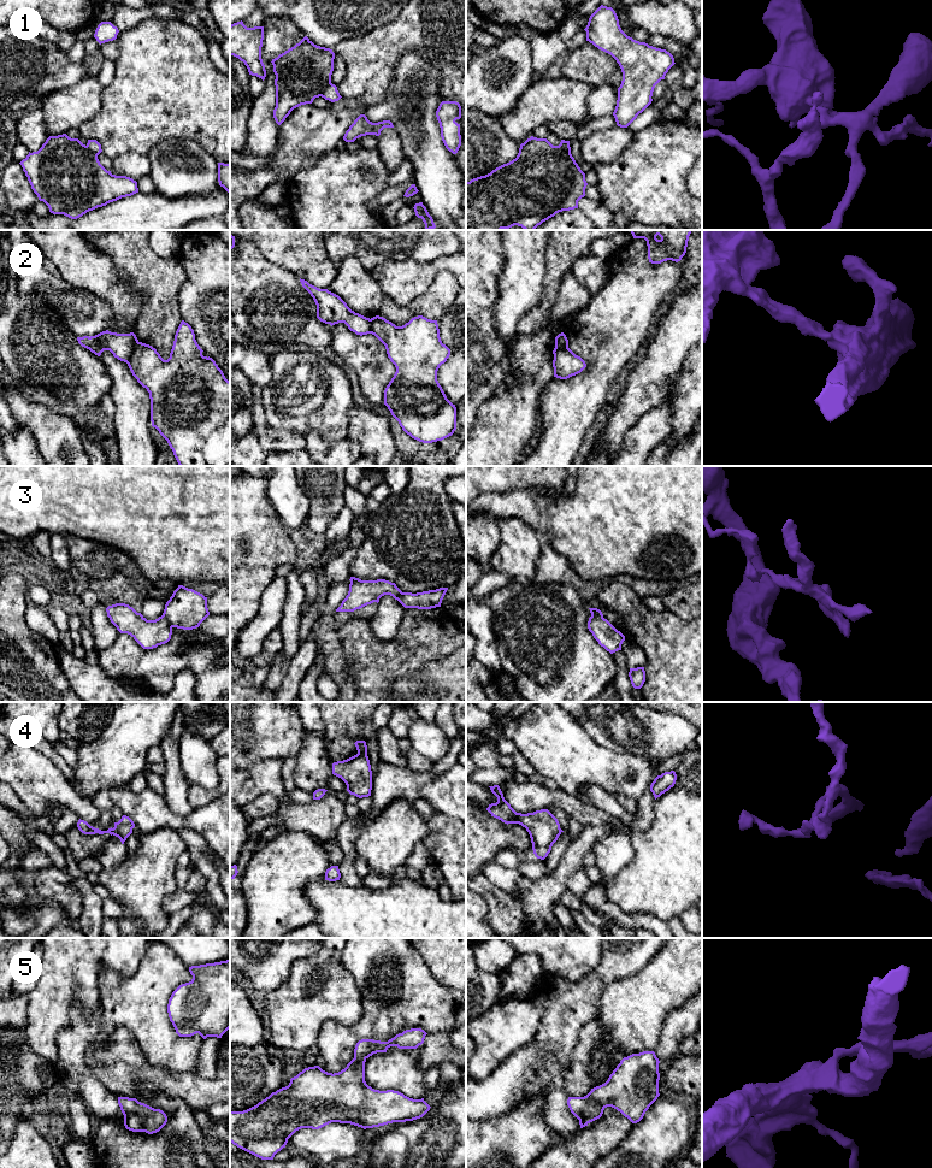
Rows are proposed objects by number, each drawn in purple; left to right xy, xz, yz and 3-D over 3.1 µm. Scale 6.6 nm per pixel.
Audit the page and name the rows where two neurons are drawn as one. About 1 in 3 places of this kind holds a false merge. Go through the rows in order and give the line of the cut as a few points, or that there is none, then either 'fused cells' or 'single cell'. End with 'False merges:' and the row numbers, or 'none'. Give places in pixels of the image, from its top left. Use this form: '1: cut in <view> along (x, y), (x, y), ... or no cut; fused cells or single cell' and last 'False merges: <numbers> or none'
1: cut in xz along (330, 82), (320, 95); fused cells
2: cut in xy along (139, 342), (127, 363); fused cells
3: cut in xy along (161, 615), (172, 626); fused cells
4: cut in xy along (112, 829), (113, 833); fused cells
5: no cut; single cell
False merges: 1, 2, 3, 4

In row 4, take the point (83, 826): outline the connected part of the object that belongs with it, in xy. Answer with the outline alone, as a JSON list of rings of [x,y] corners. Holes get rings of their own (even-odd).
[[[81,819],[77,822],[77,827],[84,834],[95,834],[95,833],[104,834],[104,833],[110,833],[112,836],[113,832],[114,832],[114,830],[112,827],[108,828],[107,831],[101,831],[99,828],[95,828],[95,827],[90,826],[87,821],[81,820]]]

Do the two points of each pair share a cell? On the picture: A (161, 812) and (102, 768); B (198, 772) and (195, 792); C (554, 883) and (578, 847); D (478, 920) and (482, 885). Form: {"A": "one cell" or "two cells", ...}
{"A": "two cells", "B": "two cells", "C": "one cell", "D": "two cells"}

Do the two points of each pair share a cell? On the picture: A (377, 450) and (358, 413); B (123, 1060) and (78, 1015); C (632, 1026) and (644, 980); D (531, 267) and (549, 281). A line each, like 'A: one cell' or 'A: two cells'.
A: one cell
B: two cells
C: one cell
D: two cells

